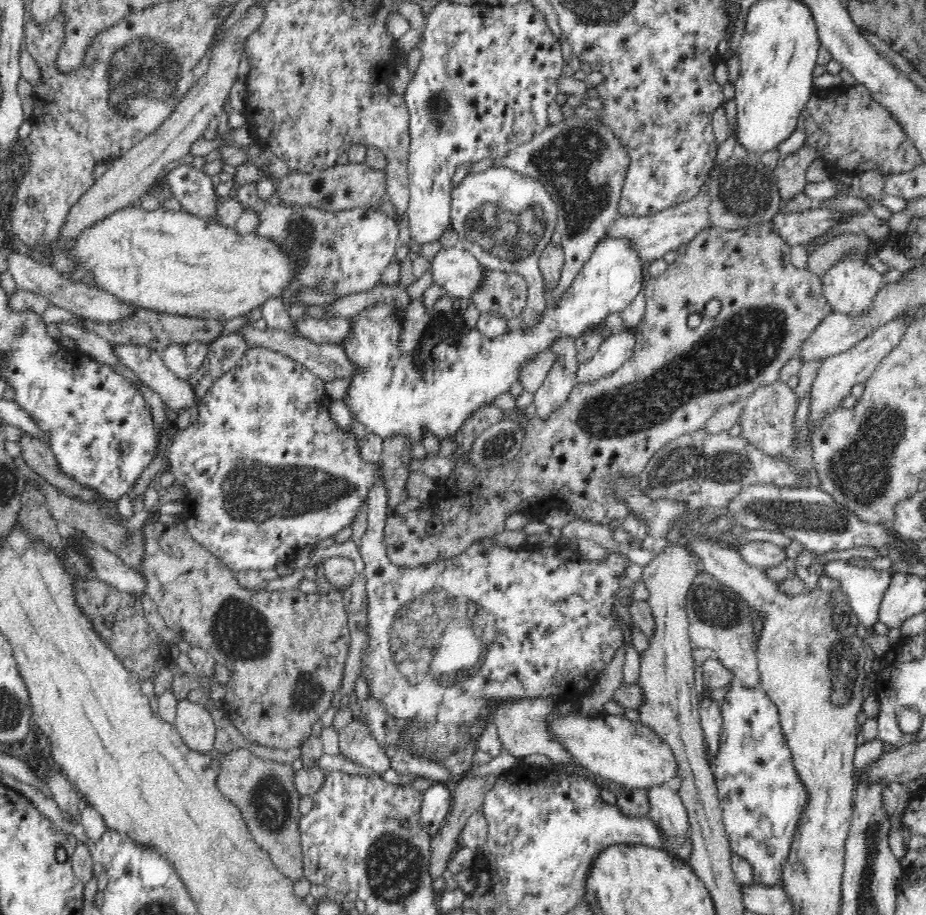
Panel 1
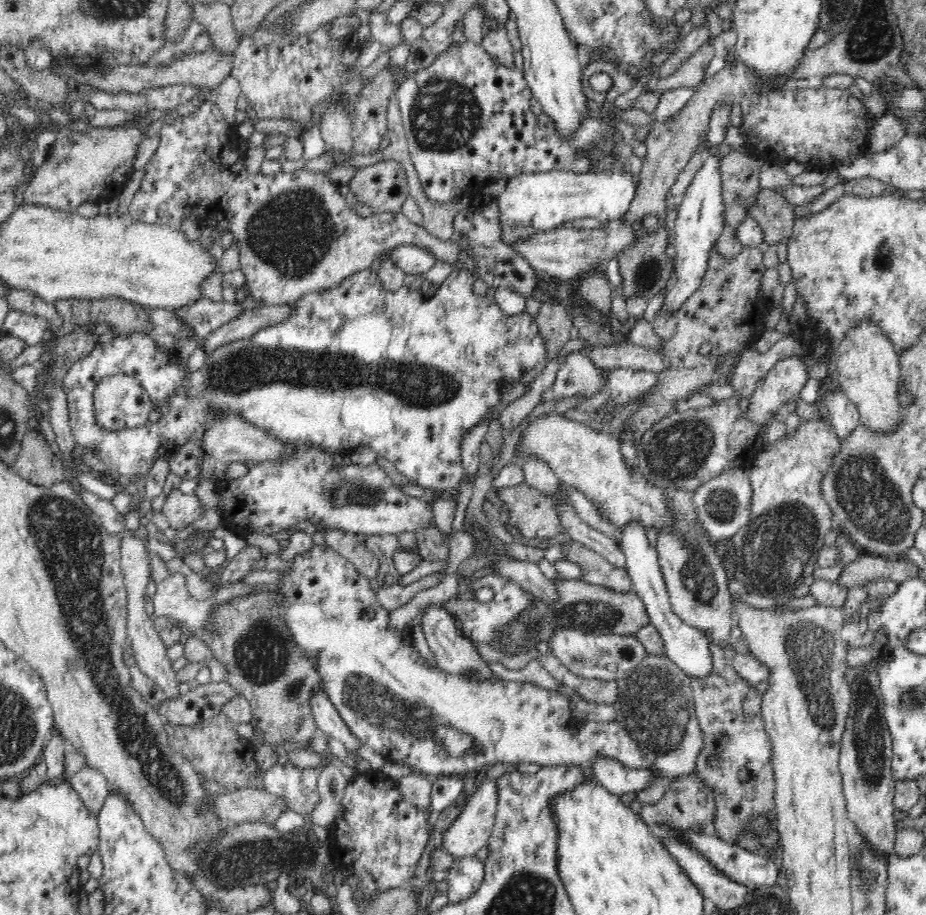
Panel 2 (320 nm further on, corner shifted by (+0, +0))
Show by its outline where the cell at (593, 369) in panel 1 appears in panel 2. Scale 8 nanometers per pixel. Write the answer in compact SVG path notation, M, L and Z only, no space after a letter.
M579 351L571 352L570 356L560 365L554 384L546 392L543 392L540 402L541 400L557 400L559 398L568 398L568 396L578 396L578 394L590 397L599 393L606 386L608 386L606 370L594 365L584 353L580 353Z

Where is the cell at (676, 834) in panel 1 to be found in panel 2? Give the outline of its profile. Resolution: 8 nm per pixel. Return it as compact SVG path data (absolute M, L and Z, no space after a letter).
M598 755L591 764L595 778L611 793L622 797L628 792L639 792L653 784L654 771L632 768L612 757Z

